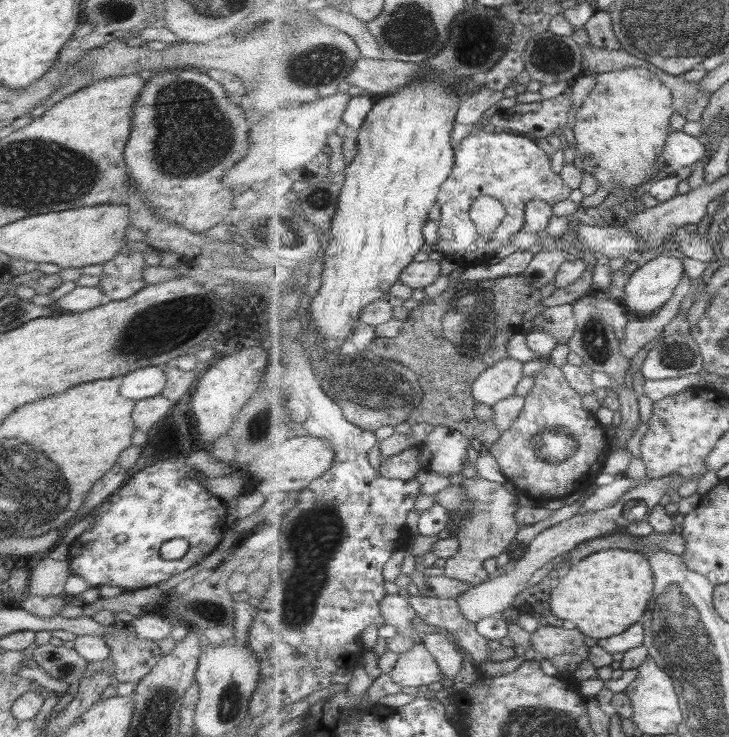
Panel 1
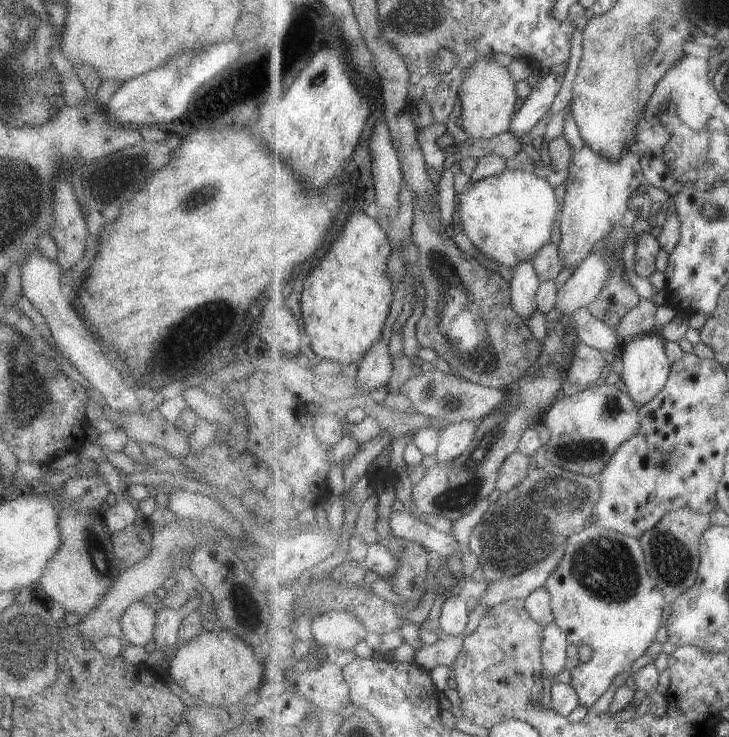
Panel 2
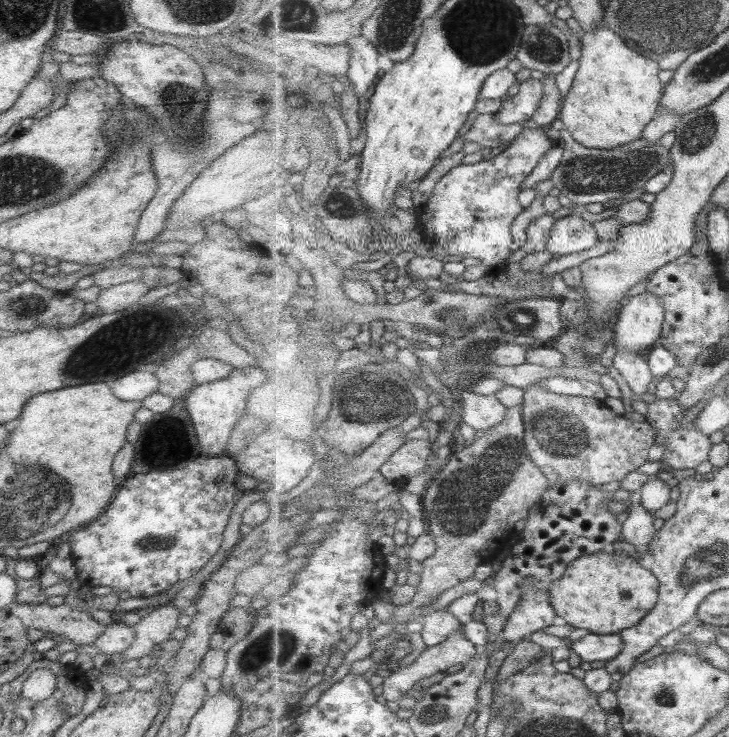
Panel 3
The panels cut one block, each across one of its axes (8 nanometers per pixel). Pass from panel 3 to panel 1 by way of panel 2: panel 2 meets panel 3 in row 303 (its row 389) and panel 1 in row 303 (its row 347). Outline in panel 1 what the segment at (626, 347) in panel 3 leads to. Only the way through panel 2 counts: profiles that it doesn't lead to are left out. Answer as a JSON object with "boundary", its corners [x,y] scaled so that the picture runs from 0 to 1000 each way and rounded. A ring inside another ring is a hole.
{"boundary":[[[904,347],[889,355],[881,355],[866,373],[857,389],[857,402],[850,407],[860,418],[860,423],[867,429],[885,430],[901,426],[907,417],[920,407],[926,392],[934,385],[937,372],[940,372],[937,355],[926,347]]]}

